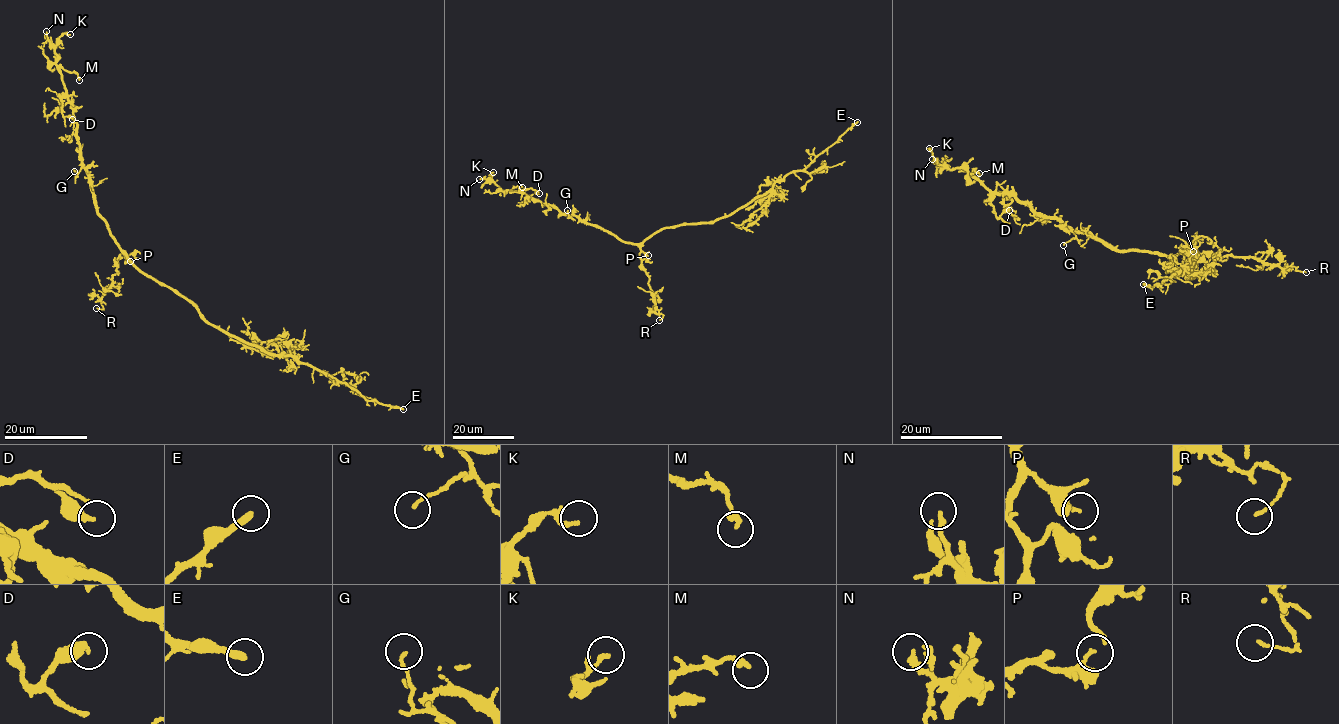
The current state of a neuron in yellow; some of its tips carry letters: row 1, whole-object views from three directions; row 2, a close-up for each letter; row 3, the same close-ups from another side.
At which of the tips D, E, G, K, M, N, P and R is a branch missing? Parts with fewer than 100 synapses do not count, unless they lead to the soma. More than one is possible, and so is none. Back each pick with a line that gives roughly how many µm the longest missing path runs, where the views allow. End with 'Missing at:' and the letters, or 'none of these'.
E: 45 µm
Missing at: E

